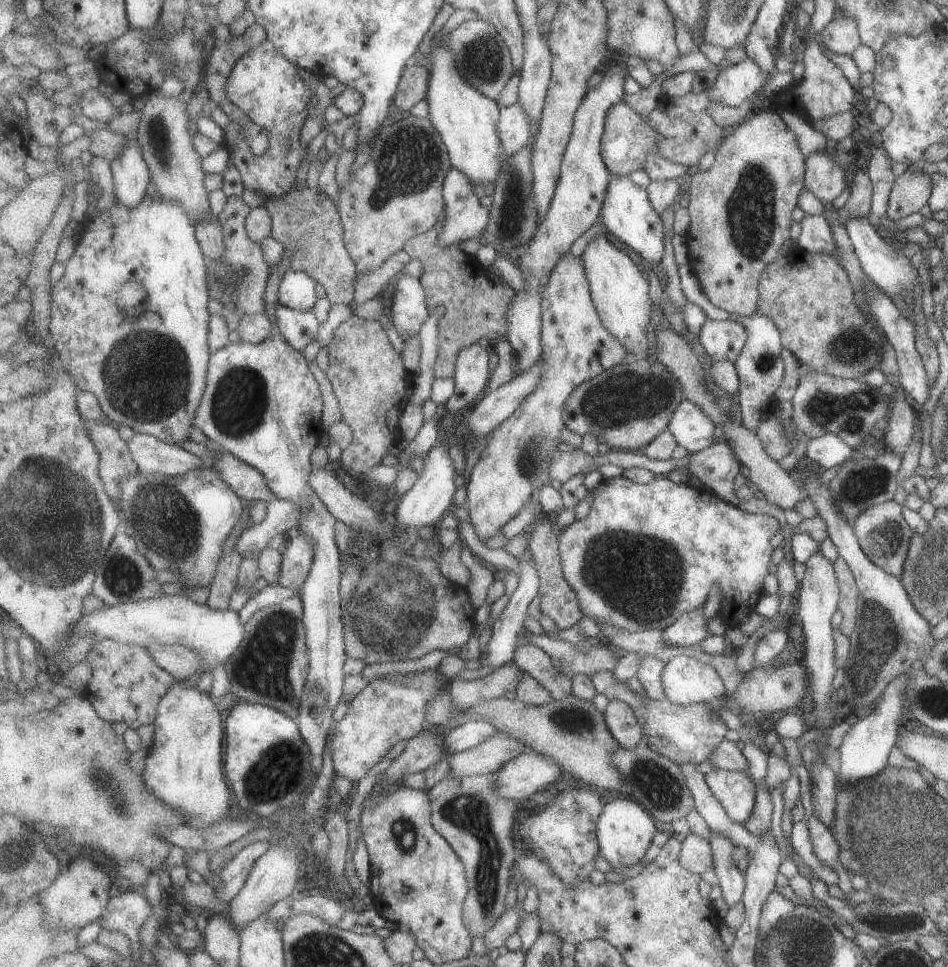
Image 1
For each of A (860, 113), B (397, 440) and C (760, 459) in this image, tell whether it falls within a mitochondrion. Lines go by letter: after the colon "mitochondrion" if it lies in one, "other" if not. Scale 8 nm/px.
A: other
B: other
C: other

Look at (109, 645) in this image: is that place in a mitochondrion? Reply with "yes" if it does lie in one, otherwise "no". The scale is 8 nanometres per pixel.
no

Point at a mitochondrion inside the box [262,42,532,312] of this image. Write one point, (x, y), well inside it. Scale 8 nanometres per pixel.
(409, 161)

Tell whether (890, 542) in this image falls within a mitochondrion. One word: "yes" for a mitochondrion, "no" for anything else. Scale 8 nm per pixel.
yes

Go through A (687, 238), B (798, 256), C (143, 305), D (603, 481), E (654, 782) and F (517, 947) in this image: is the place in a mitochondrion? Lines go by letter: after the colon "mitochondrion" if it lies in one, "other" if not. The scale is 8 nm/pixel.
A: other
B: other
C: other
D: other
E: mitochondrion
F: other

